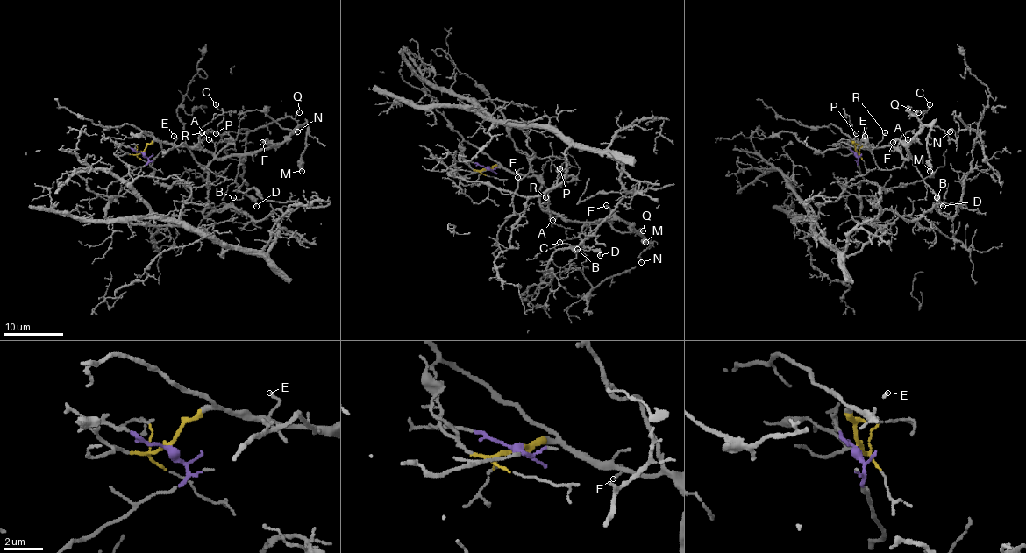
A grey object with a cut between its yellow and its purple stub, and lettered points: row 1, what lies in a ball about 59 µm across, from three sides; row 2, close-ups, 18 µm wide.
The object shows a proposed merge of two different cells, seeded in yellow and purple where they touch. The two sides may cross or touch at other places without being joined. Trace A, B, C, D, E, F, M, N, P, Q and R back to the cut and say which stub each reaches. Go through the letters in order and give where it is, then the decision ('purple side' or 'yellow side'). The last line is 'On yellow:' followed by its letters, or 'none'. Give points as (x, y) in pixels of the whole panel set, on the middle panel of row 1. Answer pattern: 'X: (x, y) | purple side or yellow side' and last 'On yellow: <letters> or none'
A: (552, 220) | yellow side
B: (577, 249) | yellow side
C: (559, 242) | yellow side
D: (600, 255) | yellow side
E: (517, 177) | yellow side
F: (606, 205) | yellow side
M: (645, 242) | yellow side
N: (641, 262) | yellow side
P: (559, 168) | yellow side
Q: (643, 230) | yellow side
R: (545, 197) | yellow side
On yellow: A, B, C, D, E, F, M, N, P, Q, R

